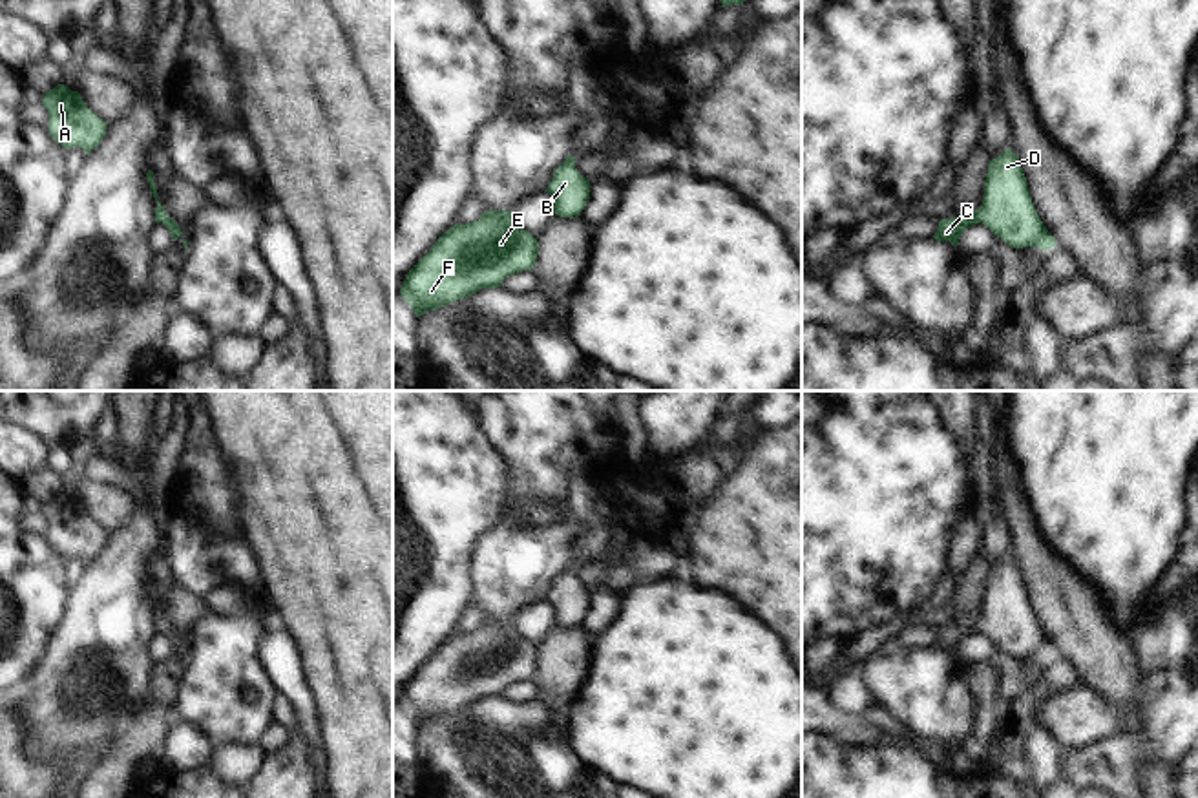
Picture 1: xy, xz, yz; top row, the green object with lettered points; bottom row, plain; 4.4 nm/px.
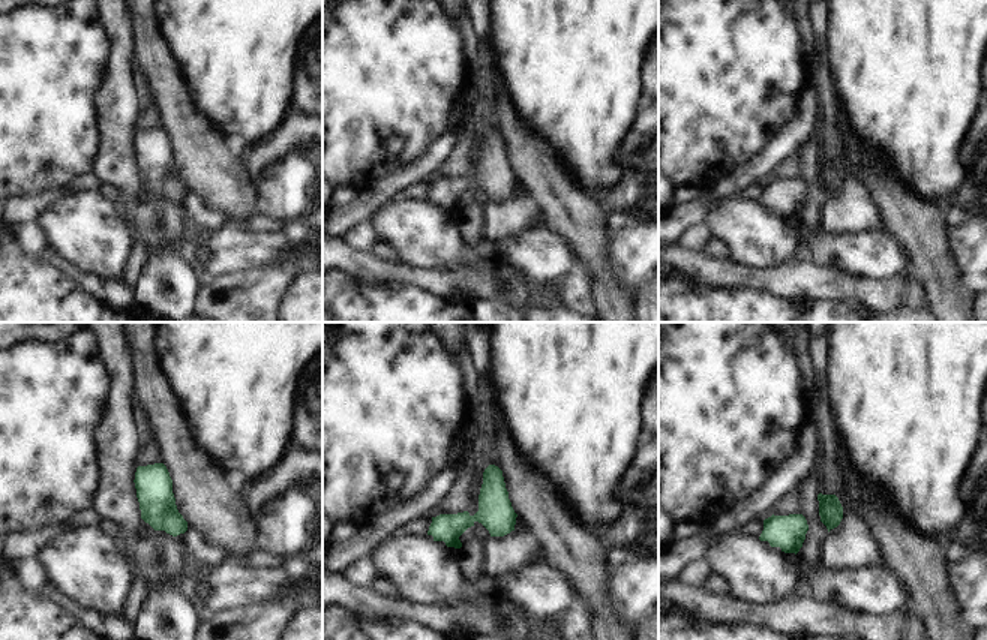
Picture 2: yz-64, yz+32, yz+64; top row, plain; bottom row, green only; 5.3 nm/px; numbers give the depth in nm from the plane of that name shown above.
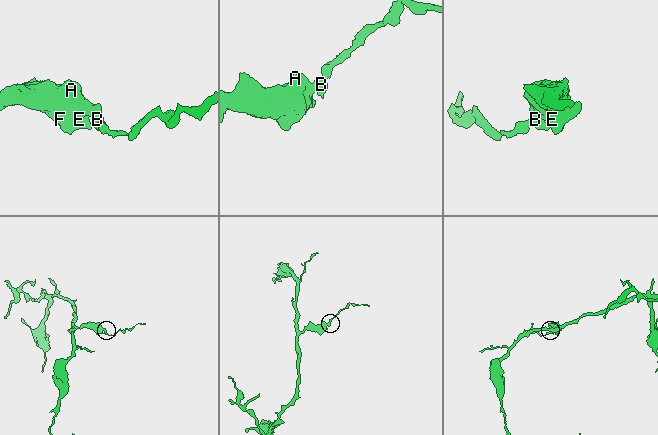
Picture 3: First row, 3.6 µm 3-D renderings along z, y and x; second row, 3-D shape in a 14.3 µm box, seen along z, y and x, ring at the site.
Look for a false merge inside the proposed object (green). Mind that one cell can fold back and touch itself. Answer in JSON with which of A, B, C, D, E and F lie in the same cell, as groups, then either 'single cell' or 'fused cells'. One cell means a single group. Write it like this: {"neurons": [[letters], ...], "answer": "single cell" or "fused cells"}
{"neurons": [["A", "B", "C", "D", "E", "F"]], "answer": "single cell"}

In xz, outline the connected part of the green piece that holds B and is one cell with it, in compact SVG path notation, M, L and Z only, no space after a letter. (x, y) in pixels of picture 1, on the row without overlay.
M568 564L566 570L553 579L553 586L546 601L553 608L555 625L581 625L590 608L590 588L577 581L575 566Z

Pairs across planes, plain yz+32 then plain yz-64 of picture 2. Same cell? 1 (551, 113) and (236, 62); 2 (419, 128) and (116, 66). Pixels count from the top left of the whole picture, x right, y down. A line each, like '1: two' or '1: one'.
1: one
2: two

